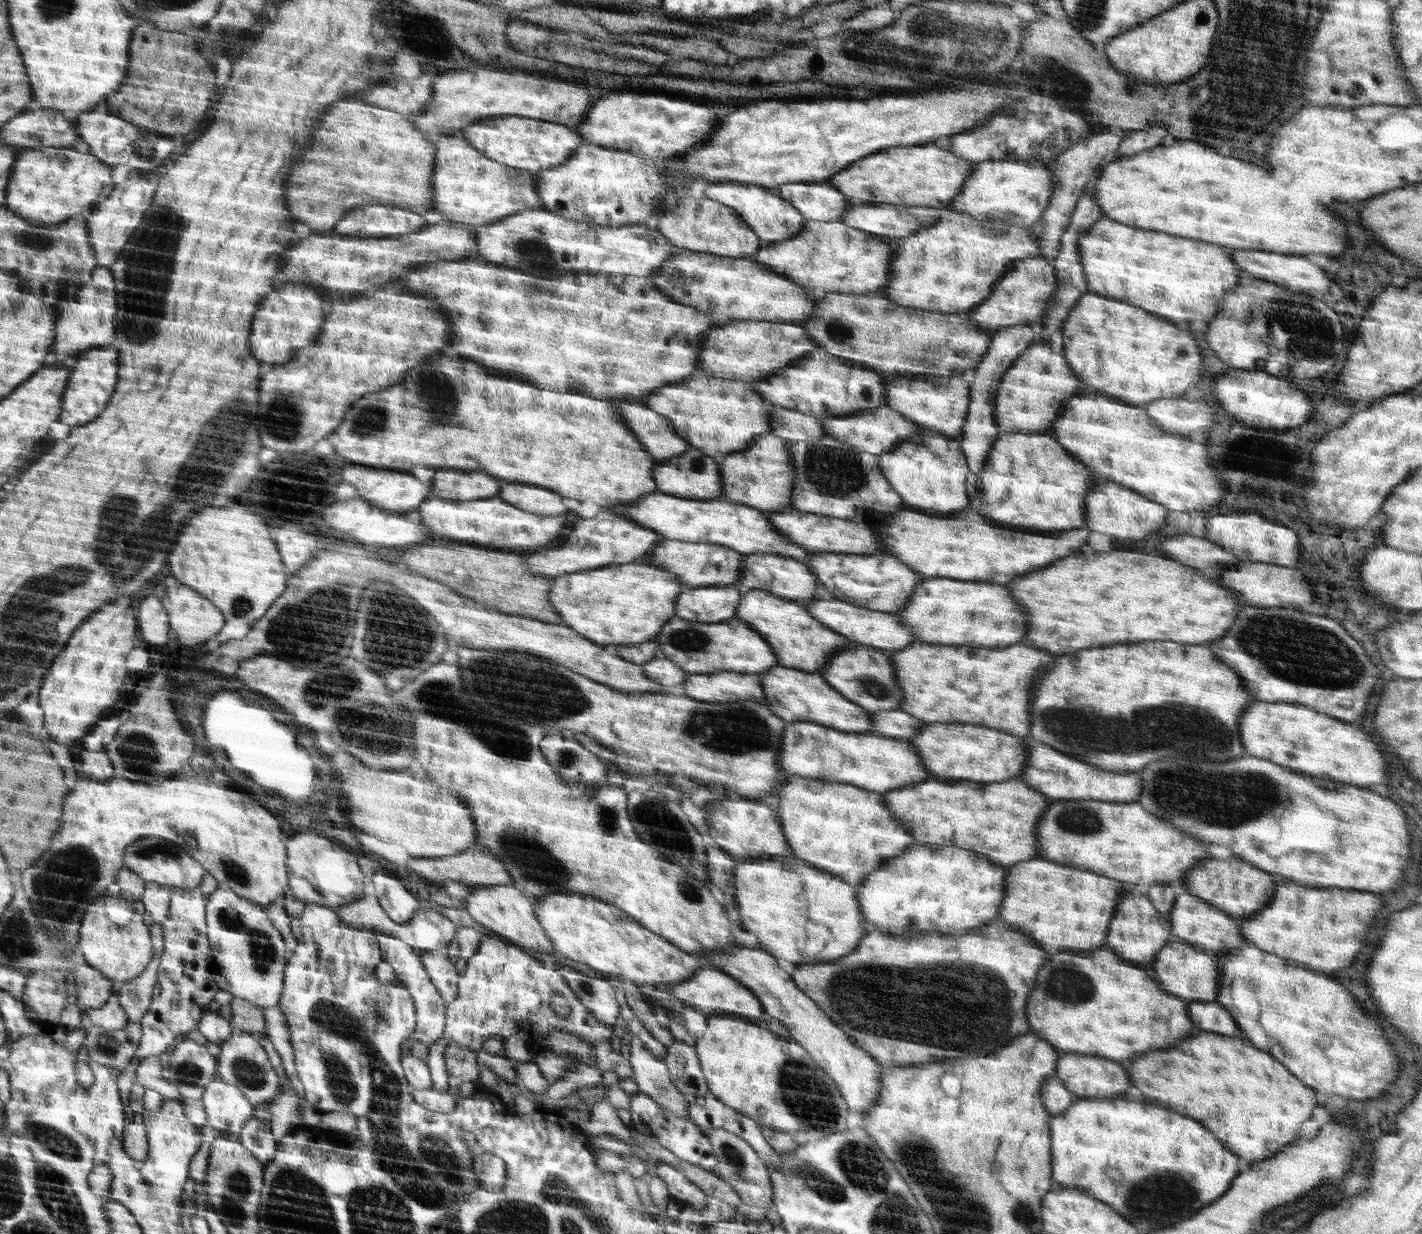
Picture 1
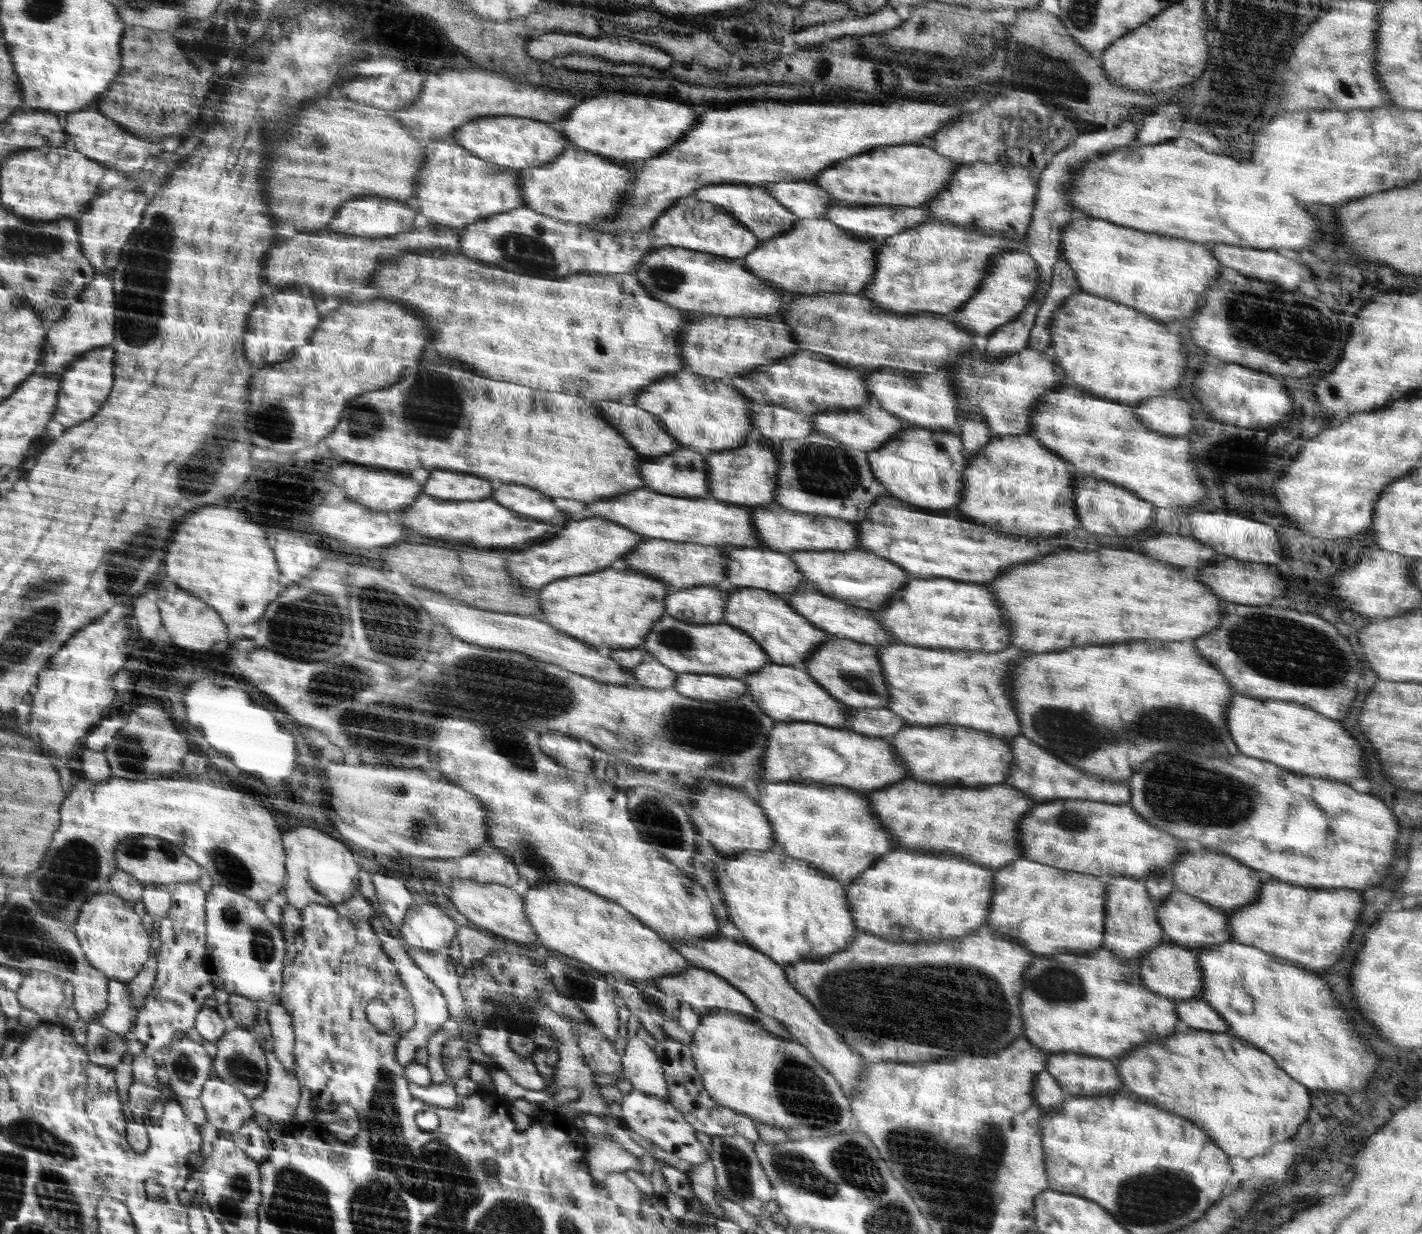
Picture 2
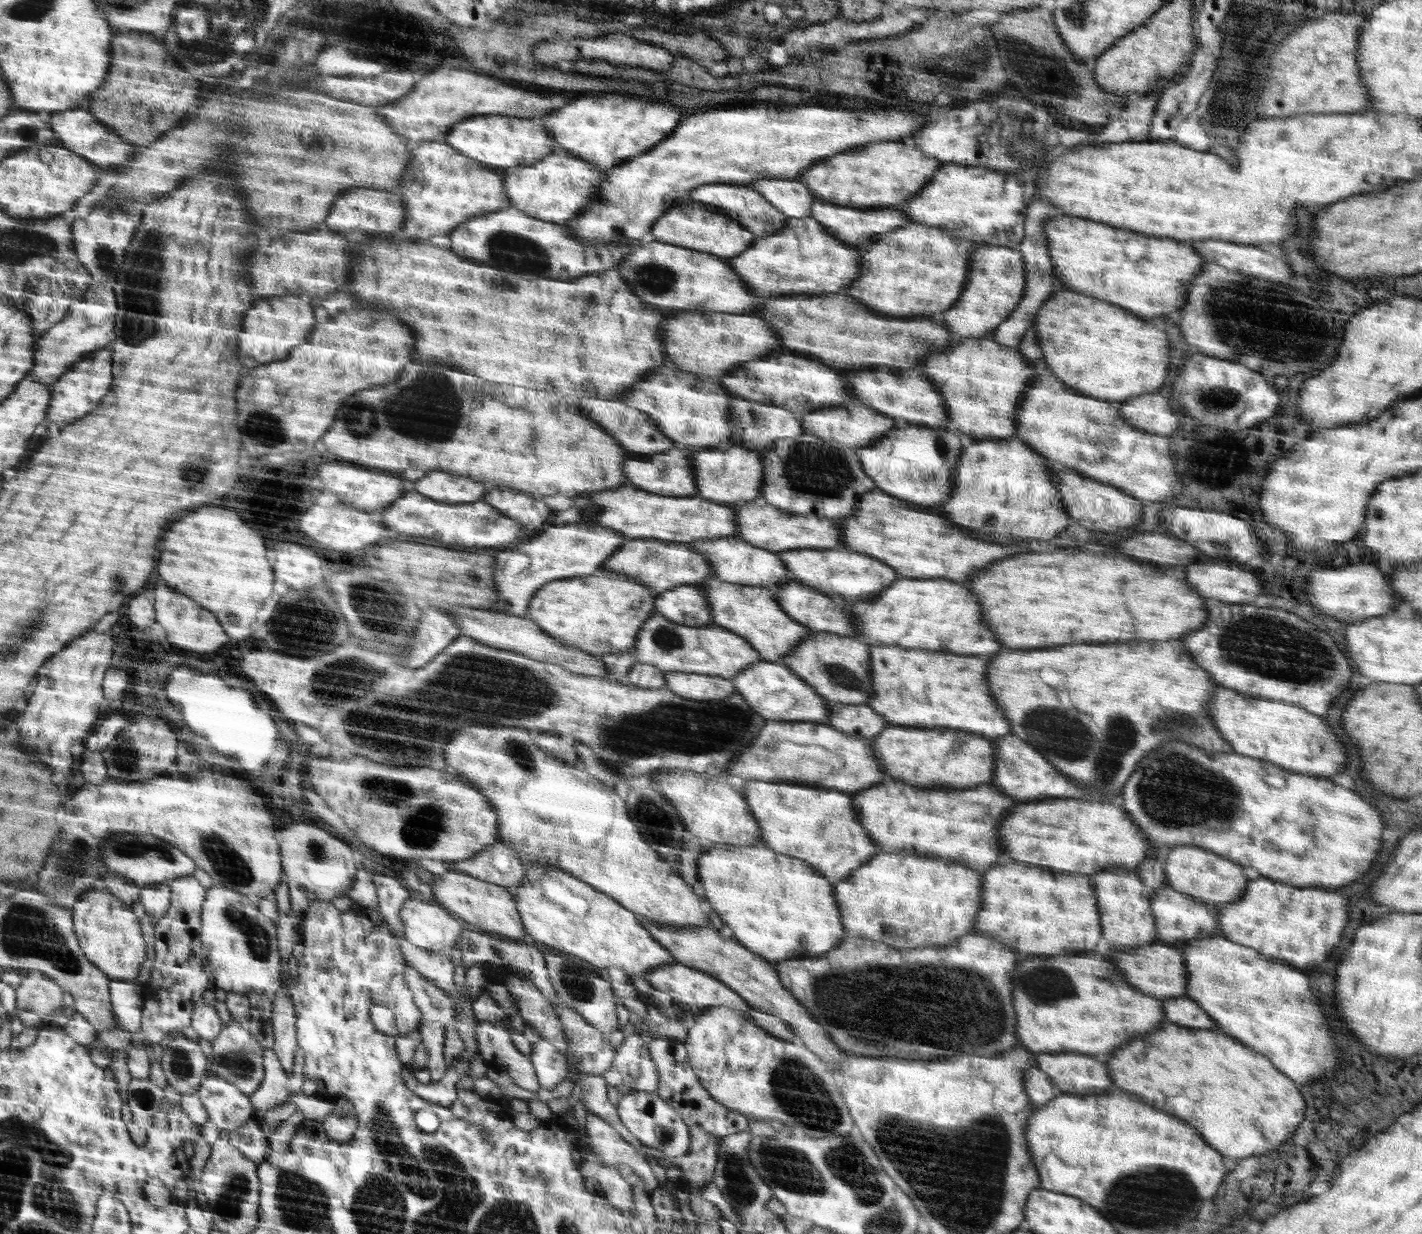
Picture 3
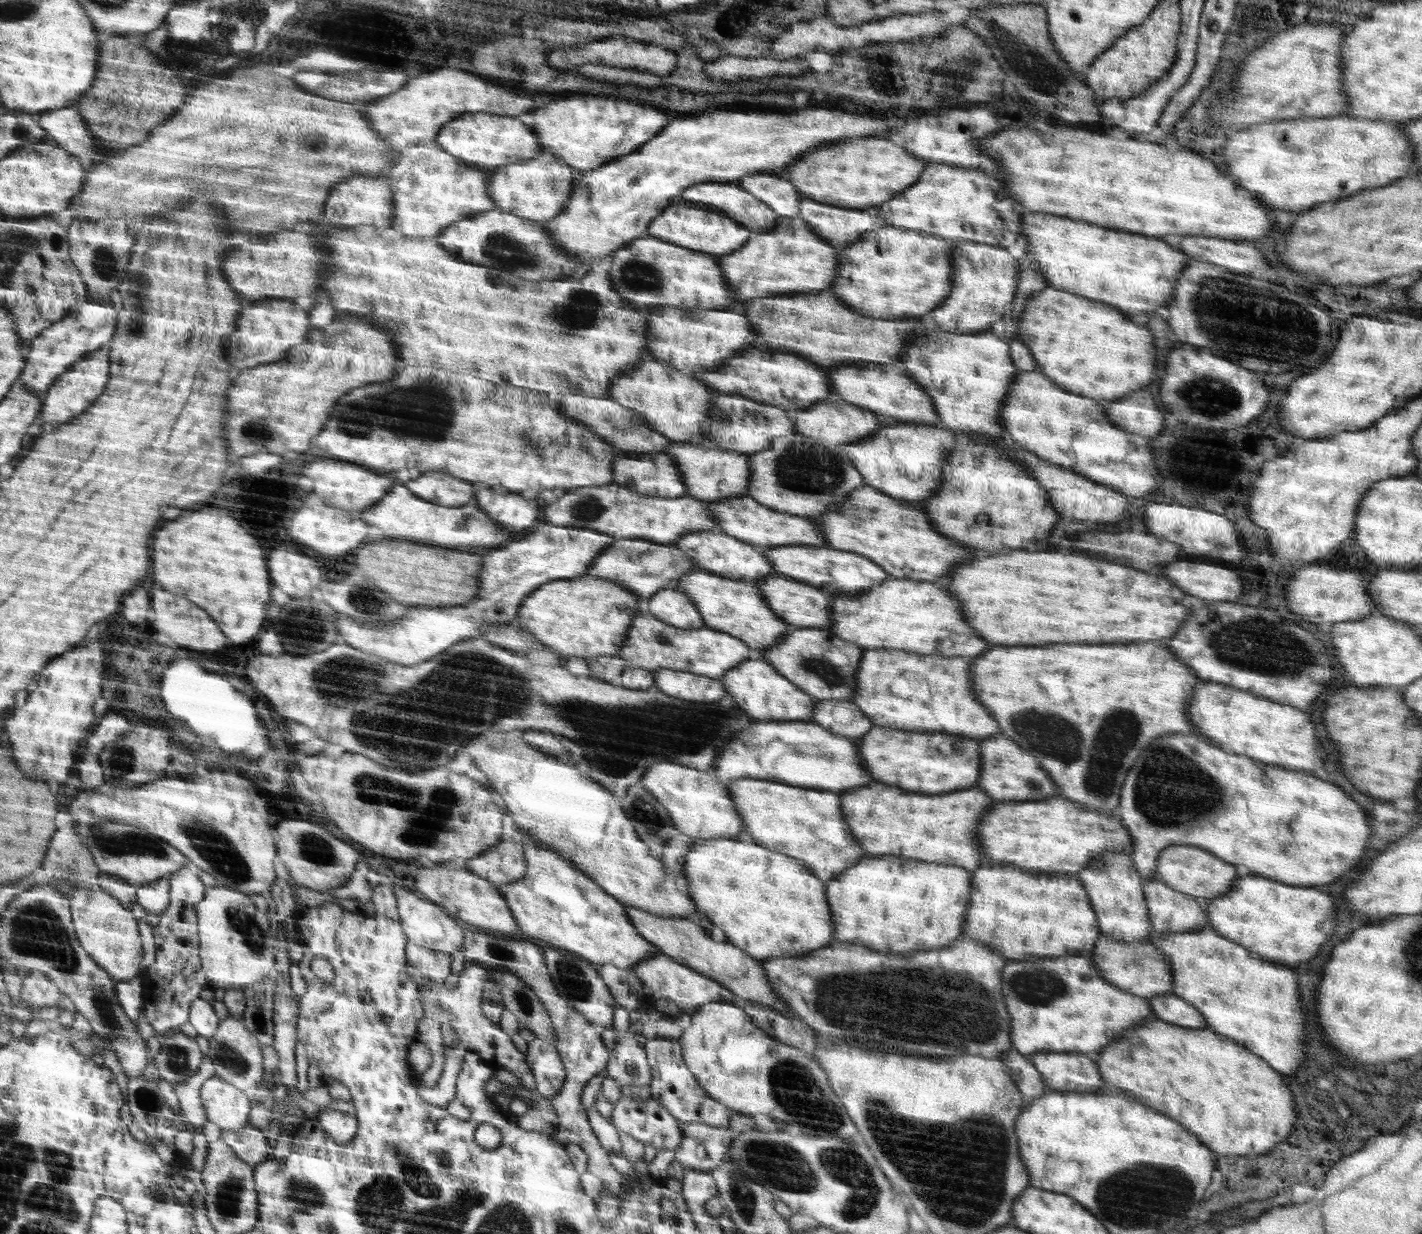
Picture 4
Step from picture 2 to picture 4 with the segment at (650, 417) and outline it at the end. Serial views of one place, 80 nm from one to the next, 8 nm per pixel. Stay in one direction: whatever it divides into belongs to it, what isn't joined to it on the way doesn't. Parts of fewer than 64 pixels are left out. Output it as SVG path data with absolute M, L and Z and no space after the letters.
M581 394L562 395L558 402L561 412L572 420L580 420L588 429L592 429L598 437L604 438L610 445L626 452L662 452L673 441L650 429L644 417L630 408L610 399L608 396L593 397Z

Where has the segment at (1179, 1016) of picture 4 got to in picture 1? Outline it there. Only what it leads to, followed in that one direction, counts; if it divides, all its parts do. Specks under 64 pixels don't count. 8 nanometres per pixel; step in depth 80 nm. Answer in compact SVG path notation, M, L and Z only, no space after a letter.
M1216 1001L1190 1002L1187 1012L1192 1024L1199 1030L1228 1034L1228 1036L1242 1036L1241 1028L1233 1016Z

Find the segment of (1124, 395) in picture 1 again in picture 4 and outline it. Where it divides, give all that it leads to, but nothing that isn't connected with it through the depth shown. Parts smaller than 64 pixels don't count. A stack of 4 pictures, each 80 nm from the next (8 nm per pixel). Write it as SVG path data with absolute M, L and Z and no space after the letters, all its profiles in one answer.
M1050 287L1036 293L1023 307L1015 339L1030 350L1036 360L1037 369L1049 376L1054 384L1060 385L1068 392L1107 403L1111 402L1112 398L1121 399L1124 394L1140 390L1148 382L1157 380L1155 376L1158 358L1154 352L1152 334L1145 326L1134 324L1125 315L1122 311L1103 303Z

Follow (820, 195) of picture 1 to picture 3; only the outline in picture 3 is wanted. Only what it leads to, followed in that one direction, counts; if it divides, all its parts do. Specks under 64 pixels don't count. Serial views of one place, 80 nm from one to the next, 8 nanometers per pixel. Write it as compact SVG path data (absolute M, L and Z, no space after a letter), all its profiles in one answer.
M758 179L750 185L770 204L792 218L809 216L811 204L818 201L815 194L799 179Z

